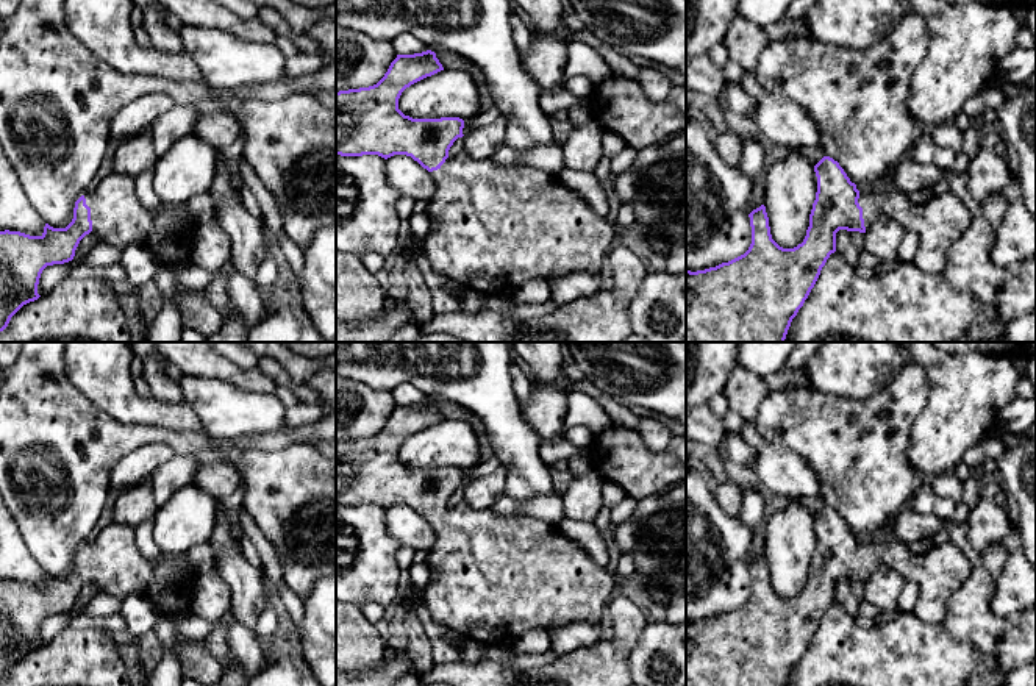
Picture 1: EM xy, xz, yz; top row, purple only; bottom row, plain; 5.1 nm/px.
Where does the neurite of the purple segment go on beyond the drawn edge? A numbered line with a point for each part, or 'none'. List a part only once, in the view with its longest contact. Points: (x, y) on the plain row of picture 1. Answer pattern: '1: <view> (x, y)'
1: yz (938, 572)

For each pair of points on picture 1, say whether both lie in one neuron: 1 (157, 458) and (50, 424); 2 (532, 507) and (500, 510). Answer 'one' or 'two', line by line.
1: two
2: one

